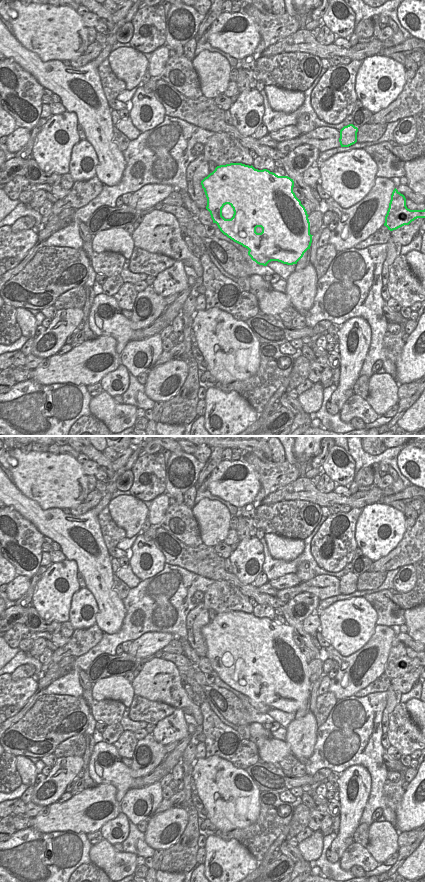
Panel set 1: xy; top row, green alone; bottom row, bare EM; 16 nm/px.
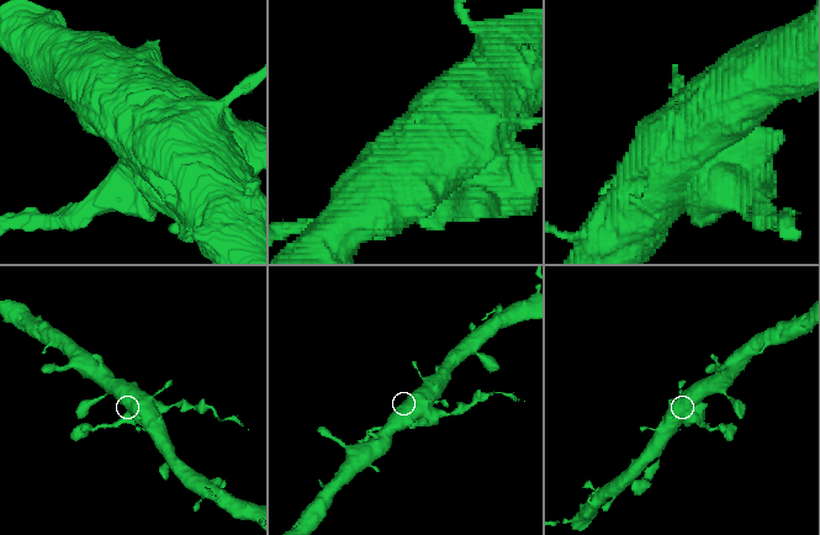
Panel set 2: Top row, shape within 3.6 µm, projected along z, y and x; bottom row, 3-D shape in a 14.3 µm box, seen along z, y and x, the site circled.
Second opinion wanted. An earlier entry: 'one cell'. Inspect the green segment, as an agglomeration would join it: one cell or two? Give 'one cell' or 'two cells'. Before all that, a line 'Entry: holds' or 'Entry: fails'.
Entry: fails
two cells

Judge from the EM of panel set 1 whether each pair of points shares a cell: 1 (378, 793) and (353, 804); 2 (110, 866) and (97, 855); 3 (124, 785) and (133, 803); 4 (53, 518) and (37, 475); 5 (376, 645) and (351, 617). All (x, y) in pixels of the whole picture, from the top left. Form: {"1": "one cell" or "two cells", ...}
{"1": "two cells", "2": "one cell", "3": "two cells", "4": "two cells", "5": "two cells"}

